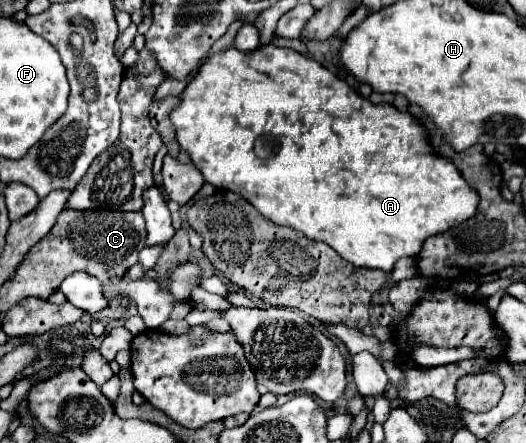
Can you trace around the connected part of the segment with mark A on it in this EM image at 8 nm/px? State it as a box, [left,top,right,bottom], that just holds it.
[169,44,479,272]

